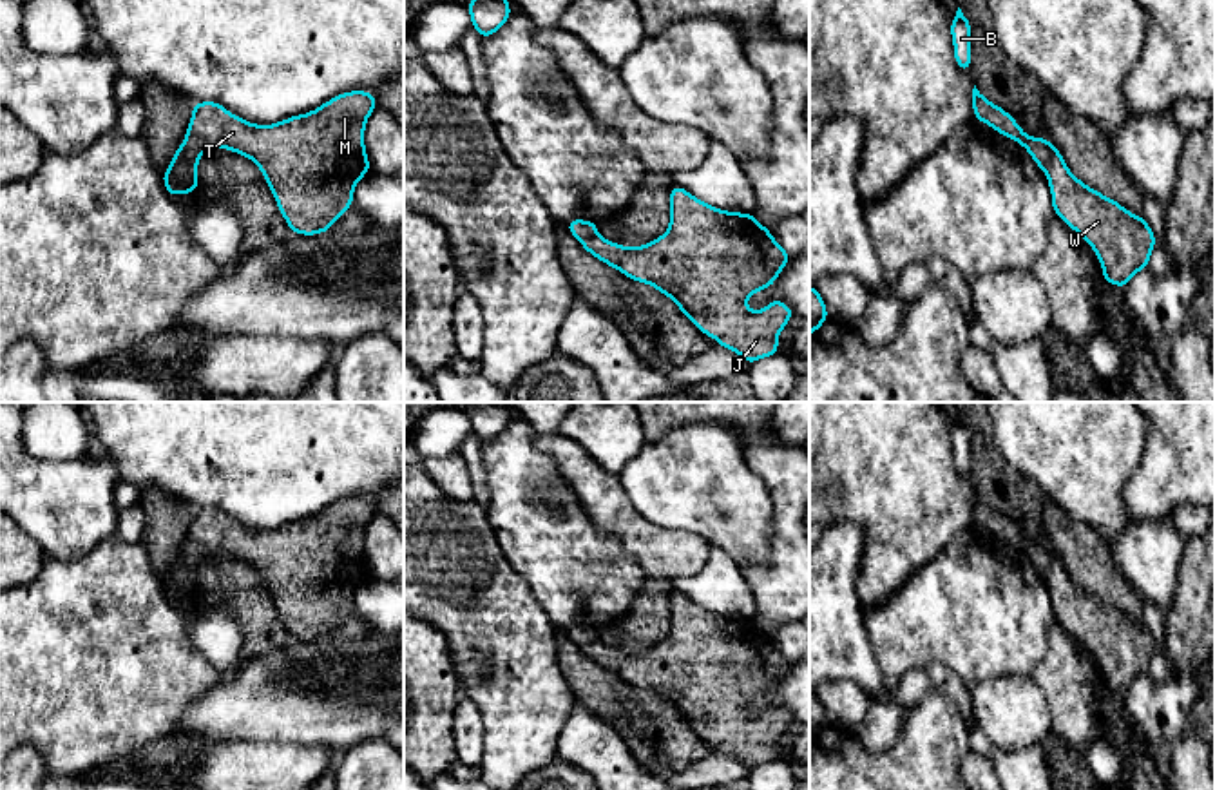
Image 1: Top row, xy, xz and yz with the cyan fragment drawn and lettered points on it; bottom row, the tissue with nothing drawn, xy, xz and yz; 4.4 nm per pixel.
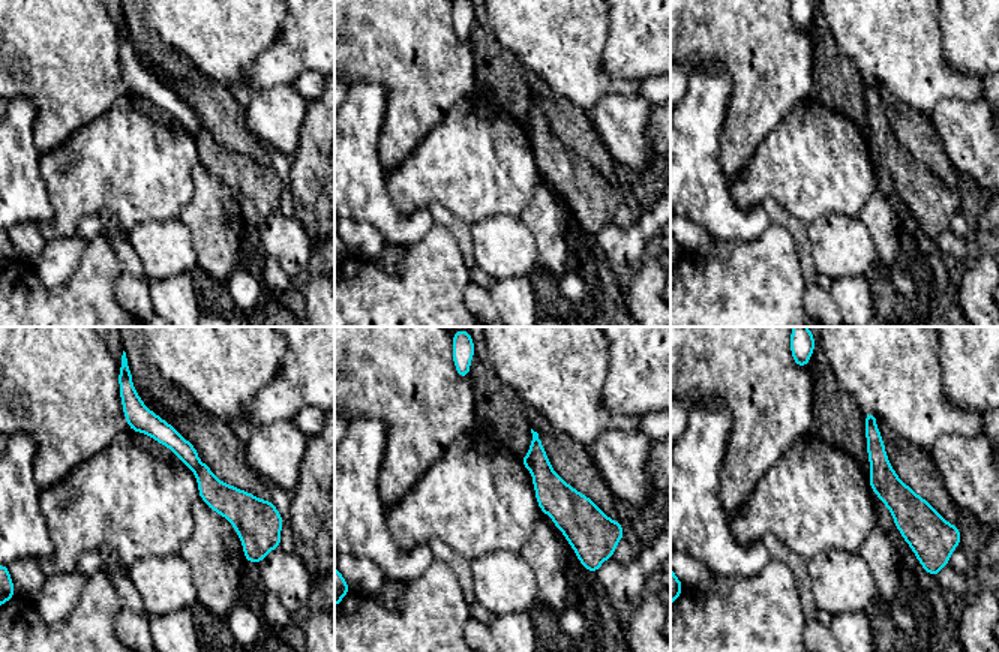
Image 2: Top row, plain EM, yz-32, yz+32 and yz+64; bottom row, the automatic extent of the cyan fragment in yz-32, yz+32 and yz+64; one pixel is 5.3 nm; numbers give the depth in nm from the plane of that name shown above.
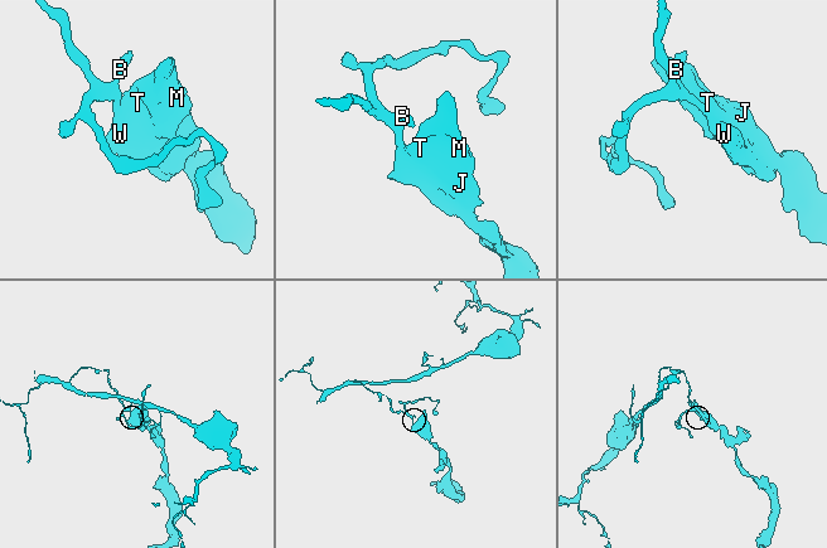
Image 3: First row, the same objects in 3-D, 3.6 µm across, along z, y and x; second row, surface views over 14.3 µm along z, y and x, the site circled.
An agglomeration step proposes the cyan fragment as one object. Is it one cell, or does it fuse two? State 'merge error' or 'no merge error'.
merge error

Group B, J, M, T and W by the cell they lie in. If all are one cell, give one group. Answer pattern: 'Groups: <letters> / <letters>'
Groups: B / J M T W

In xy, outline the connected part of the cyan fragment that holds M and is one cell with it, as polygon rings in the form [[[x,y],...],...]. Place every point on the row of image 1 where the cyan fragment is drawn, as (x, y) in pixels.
[[[349,91],[311,112],[264,127],[244,121],[217,101],[194,103],[181,143],[183,154],[163,172],[165,188],[170,196],[192,194],[199,187],[199,158],[212,149],[228,149],[250,158],[261,169],[292,232],[302,236],[330,232],[330,226],[353,205],[353,190],[359,179],[371,170],[364,130],[375,107],[375,94]]]

